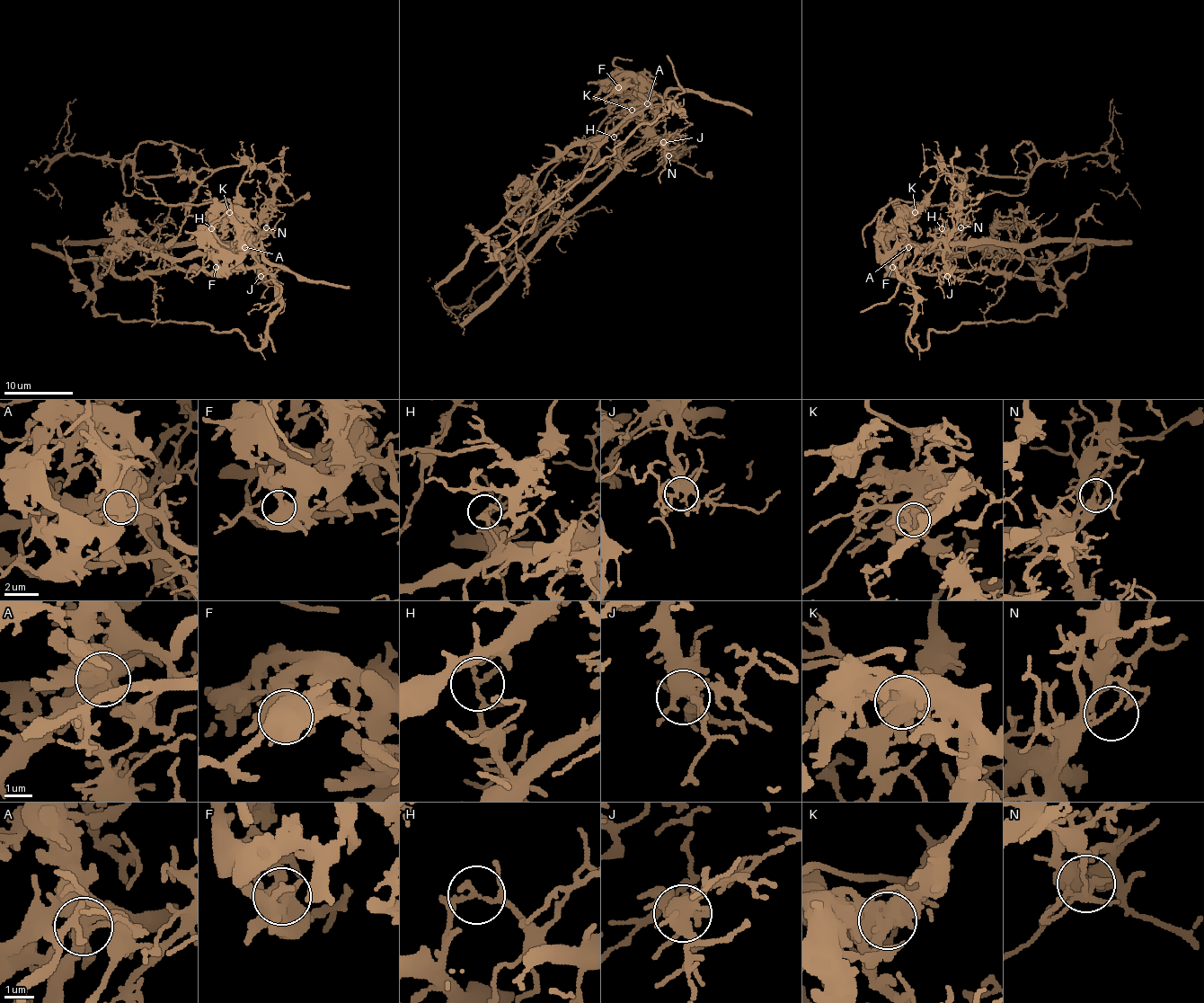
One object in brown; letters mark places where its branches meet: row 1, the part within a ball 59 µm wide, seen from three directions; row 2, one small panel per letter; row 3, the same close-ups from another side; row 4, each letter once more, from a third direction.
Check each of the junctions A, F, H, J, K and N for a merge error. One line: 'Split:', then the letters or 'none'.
Split: A, H, K, N

